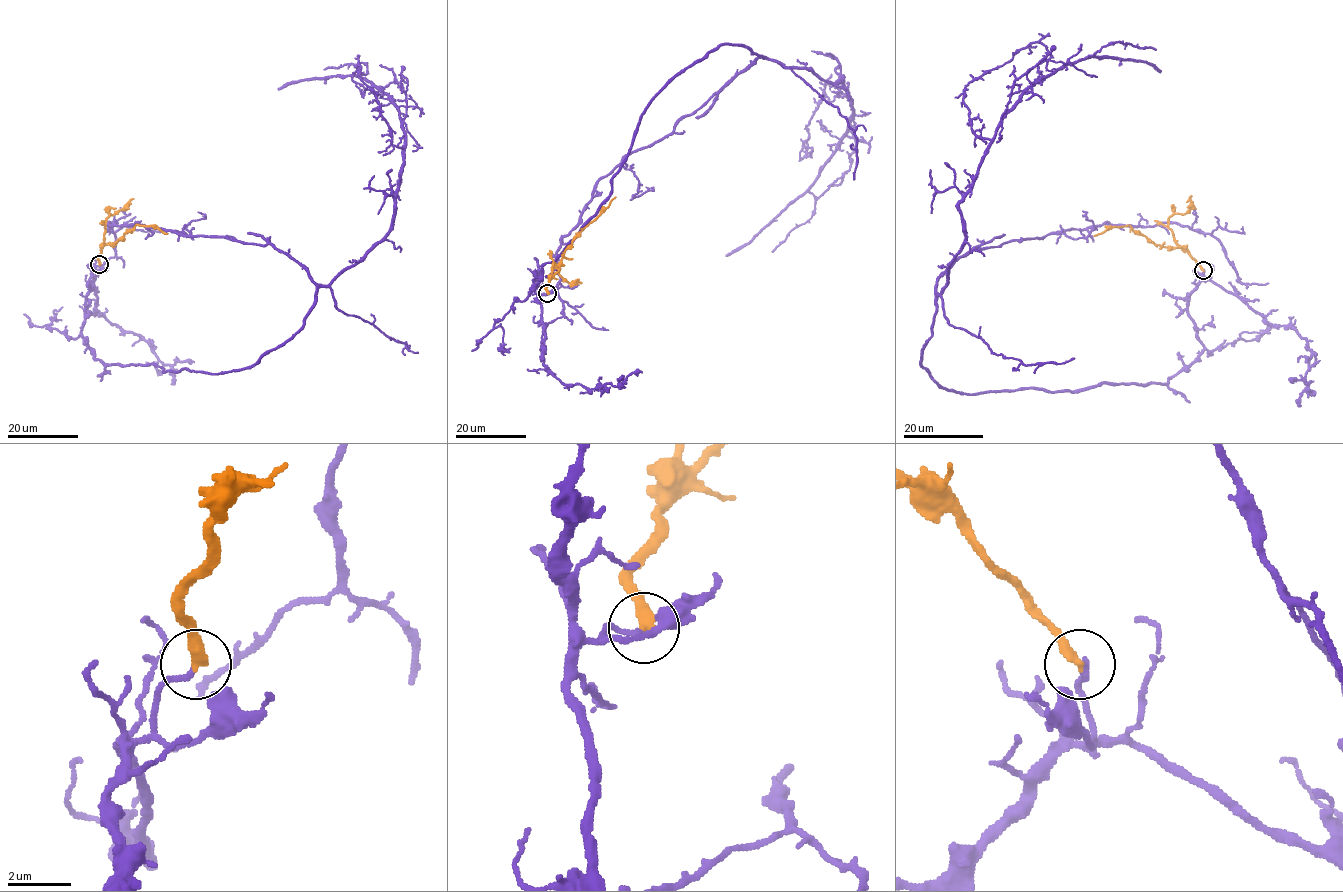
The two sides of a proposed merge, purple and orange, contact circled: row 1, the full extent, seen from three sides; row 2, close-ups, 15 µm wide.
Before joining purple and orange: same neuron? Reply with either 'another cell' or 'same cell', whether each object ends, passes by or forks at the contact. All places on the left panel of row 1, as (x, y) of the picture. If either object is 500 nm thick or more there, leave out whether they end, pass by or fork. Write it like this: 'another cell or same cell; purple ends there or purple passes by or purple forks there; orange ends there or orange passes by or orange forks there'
another cell; purple ends there; orange ends there

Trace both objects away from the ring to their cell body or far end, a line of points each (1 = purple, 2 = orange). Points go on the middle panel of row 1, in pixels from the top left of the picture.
1: (547, 294), (533, 280), (609, 195), (648, 104), (723, 44), (764, 57), (595, 185), (540, 351)
2: (547, 293), (546, 286), (560, 267), (564, 251), (615, 197)

